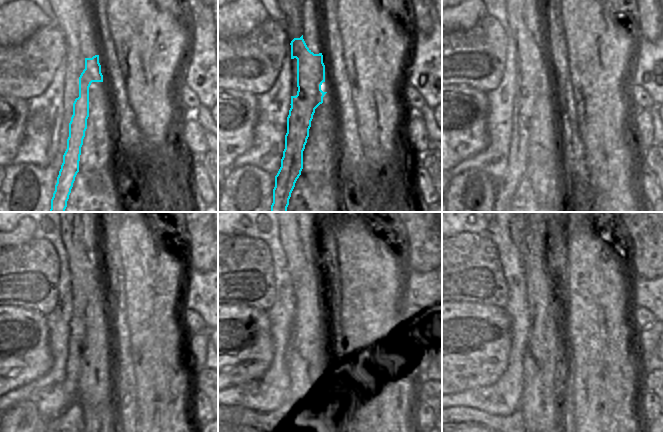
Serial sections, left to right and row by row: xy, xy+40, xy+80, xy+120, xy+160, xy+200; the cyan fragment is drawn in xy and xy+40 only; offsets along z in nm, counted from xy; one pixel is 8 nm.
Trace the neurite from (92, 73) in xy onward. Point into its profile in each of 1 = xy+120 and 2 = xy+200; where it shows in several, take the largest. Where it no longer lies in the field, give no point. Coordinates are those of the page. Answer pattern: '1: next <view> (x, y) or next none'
1: next xy+120 (85, 286)
2: next xy+200 (516, 232)

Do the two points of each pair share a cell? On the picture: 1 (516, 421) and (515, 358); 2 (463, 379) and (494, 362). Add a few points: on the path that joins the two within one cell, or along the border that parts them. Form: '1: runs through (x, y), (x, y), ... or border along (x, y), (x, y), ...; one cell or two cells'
1: border along (518, 409), (509, 415), (493, 415); two cells
2: runs through (471, 371), (480, 362), (486, 362); one cell

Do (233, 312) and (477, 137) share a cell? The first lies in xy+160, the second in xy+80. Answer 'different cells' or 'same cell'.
same cell

